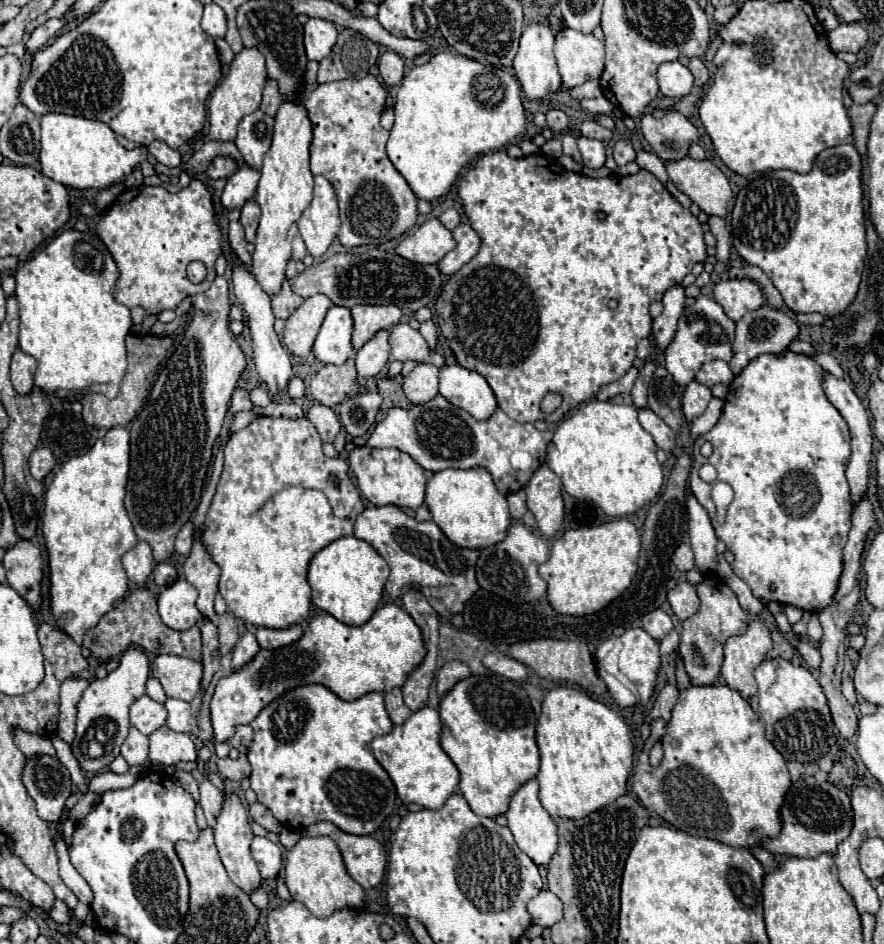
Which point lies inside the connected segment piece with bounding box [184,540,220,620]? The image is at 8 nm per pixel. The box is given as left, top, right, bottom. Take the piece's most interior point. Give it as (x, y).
(200, 571)

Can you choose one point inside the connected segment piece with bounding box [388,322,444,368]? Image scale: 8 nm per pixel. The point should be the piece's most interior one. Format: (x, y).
(406, 343)

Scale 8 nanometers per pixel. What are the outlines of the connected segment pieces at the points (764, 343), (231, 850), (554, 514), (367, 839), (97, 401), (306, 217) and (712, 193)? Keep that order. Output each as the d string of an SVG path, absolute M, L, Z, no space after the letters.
M760 306L758 310L752 310L750 314L744 314L742 320L736 322L736 336L734 336L734 344L732 344L732 360L728 362L730 370L734 376L738 376L742 372L742 368L756 356L760 354L780 354L782 350L786 350L790 346L790 342L798 336L798 324L782 310L776 310L772 306Z
M228 794L226 800L224 800L222 814L218 816L218 824L216 824L216 828L214 828L214 836L216 836L216 846L218 846L220 860L222 860L224 868L226 868L226 872L228 872L230 880L232 880L240 890L244 890L246 894L256 892L256 890L262 886L262 878L260 878L256 860L254 860L252 854L250 854L250 842L252 842L254 834L250 832L248 812L246 812L246 808L240 804L240 800L238 800L234 794Z
M542 464L524 486L524 492L528 498L528 510L536 516L540 532L552 538L560 530L564 516L560 478Z
M316 822L301 831L302 836L330 836L340 848L346 872L362 886L374 888L382 882L386 870L386 850L372 836L354 836L338 830L330 822Z
M128 336L126 338L126 350L128 350L128 368L120 382L120 392L116 398L106 398L104 394L86 394L82 396L82 418L86 424L96 428L114 428L114 426L126 426L140 410L144 398L148 396L148 388L152 388L156 380L156 370L162 360L168 354L168 348L172 346L170 338L158 338L158 336Z
M314 176L312 204L302 212L296 224L300 228L308 252L314 258L322 256L334 242L340 228L338 202L332 184L324 176Z
M690 156L666 164L674 186L698 204L708 216L726 216L732 190L724 172L710 160L692 160Z

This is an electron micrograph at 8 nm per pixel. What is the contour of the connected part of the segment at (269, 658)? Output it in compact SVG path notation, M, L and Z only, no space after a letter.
M384 604L362 626L348 626L330 614L318 614L308 620L306 632L298 642L276 650L262 648L240 670L220 678L210 702L214 740L230 740L236 726L250 724L272 700L298 686L322 684L346 702L368 692L390 692L404 684L406 676L422 662L424 654L426 648L422 646L418 626L410 614L396 604Z

